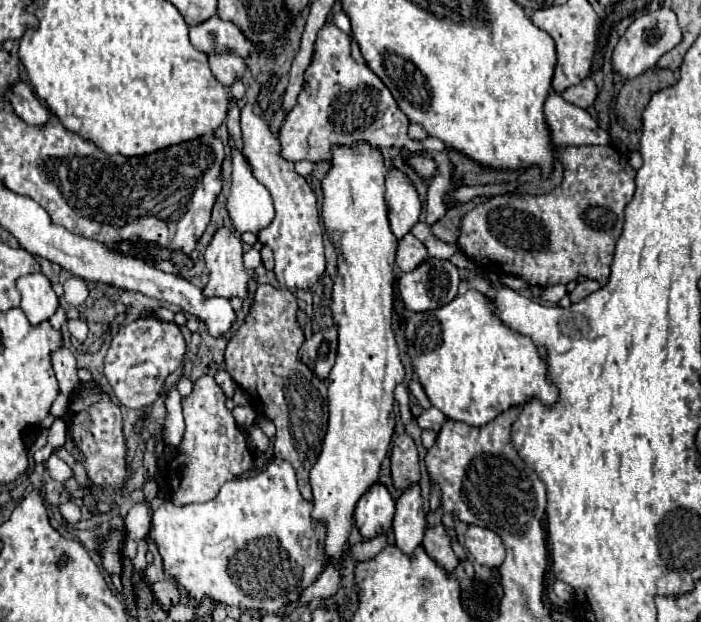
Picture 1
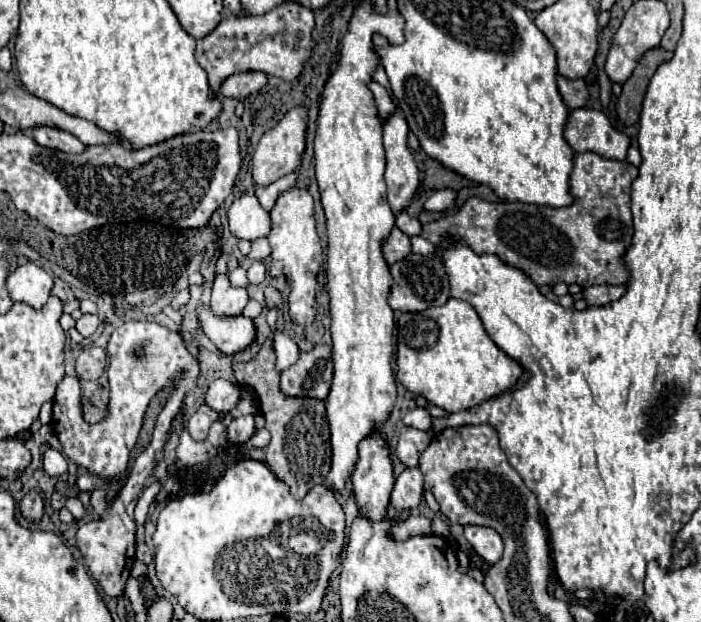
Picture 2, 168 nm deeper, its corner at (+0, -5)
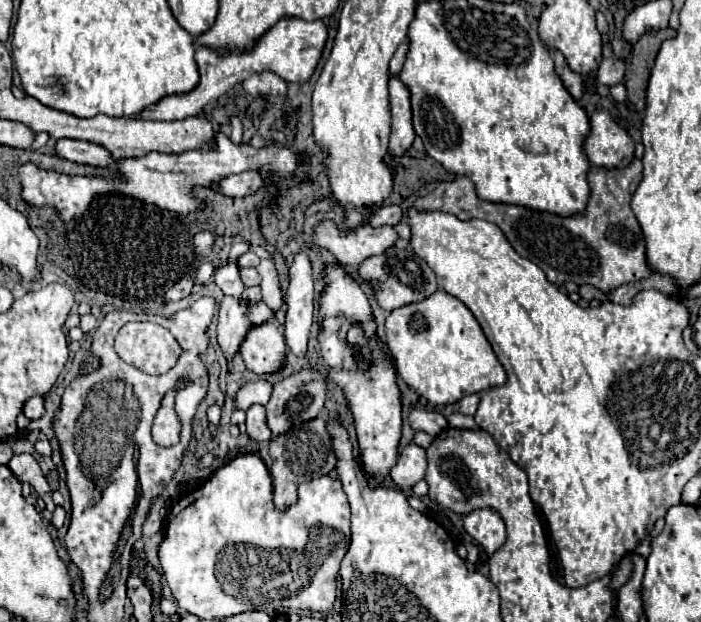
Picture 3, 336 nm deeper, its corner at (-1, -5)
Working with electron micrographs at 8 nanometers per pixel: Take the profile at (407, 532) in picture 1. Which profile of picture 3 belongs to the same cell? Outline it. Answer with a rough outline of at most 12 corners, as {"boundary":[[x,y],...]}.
{"boundary":[[409,444],[399,454],[391,480],[411,490],[425,478],[425,450]]}

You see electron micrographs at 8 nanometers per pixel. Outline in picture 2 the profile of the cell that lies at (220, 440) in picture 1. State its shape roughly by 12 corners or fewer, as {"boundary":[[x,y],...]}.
{"boundary":[[206,404],[196,410],[186,430],[194,440],[208,436],[218,418]]}

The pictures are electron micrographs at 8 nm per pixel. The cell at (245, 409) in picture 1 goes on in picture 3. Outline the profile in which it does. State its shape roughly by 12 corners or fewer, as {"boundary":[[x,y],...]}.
{"boundary":[[265,408],[247,410],[247,434],[261,442],[271,438]]}

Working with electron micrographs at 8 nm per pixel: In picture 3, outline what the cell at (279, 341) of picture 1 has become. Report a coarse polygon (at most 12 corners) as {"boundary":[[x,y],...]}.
{"boundary":[[313,418],[269,440],[273,500],[337,466],[327,420]]}

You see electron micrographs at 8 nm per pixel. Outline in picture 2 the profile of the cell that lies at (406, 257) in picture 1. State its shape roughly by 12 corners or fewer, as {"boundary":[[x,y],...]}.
{"boundary":[[392,228],[382,244],[388,264],[408,256],[410,238]]}

